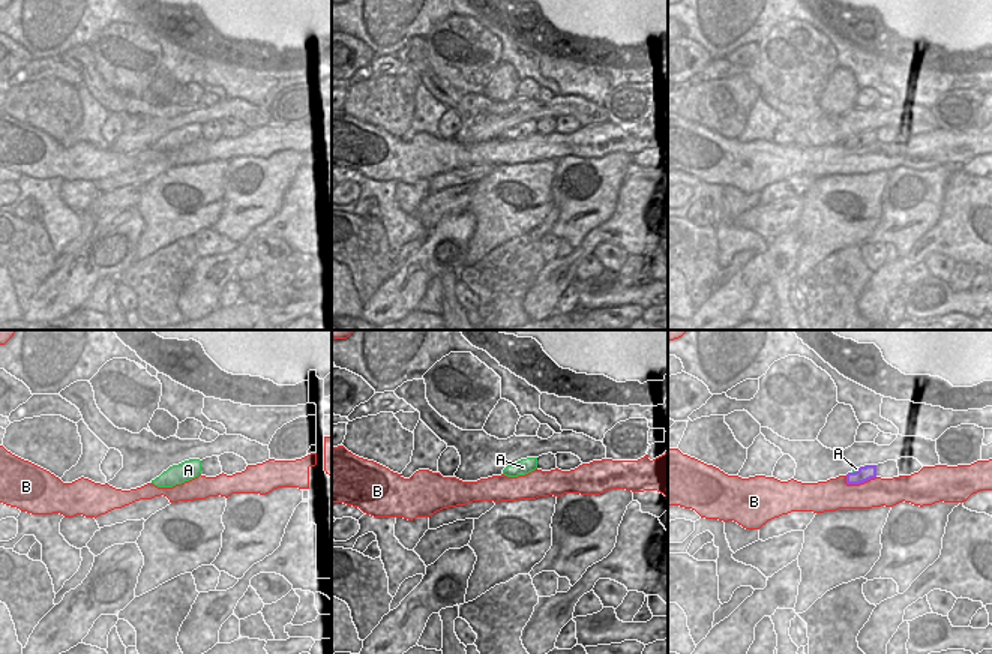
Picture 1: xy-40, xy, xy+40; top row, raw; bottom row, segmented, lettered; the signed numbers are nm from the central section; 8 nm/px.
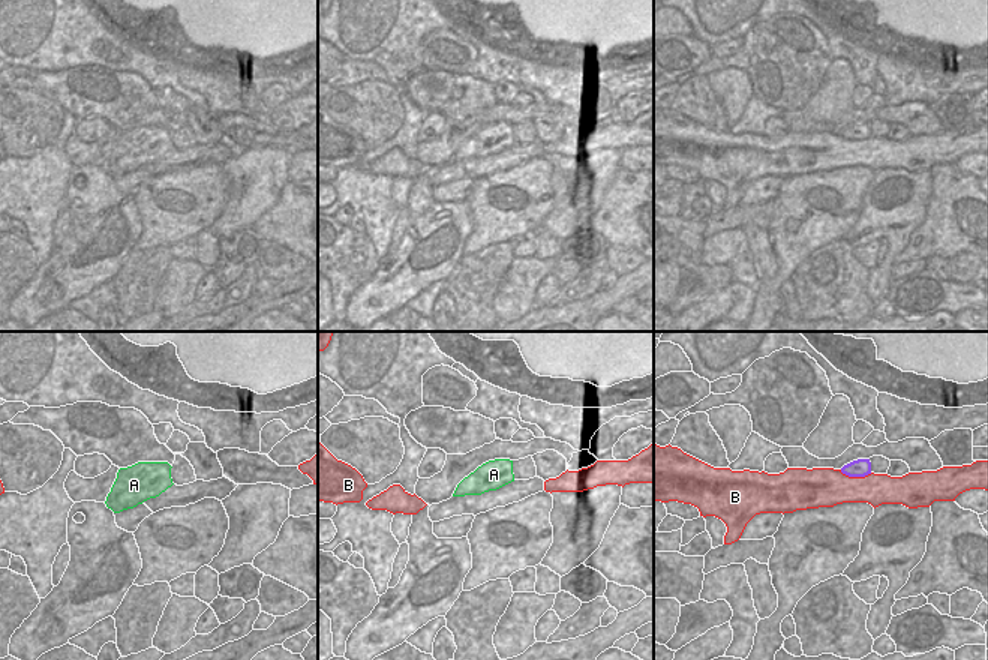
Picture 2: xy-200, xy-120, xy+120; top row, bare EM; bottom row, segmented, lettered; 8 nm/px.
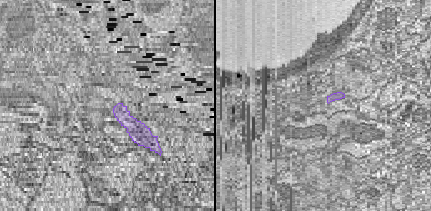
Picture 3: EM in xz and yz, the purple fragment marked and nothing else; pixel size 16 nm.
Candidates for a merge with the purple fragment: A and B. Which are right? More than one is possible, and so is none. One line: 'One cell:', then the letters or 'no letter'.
One cell: A

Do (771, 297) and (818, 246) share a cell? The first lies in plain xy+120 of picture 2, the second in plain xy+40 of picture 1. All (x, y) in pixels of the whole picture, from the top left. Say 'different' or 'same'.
same

